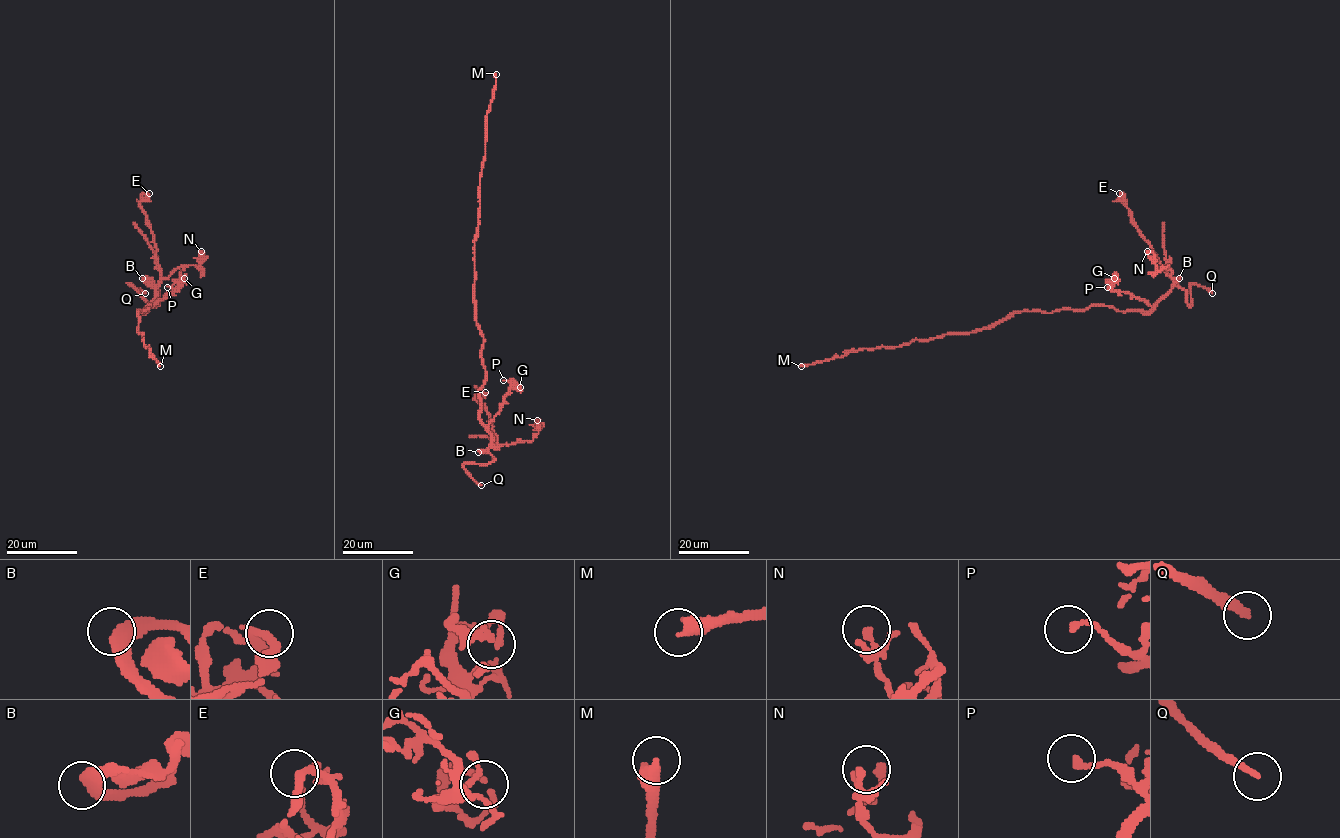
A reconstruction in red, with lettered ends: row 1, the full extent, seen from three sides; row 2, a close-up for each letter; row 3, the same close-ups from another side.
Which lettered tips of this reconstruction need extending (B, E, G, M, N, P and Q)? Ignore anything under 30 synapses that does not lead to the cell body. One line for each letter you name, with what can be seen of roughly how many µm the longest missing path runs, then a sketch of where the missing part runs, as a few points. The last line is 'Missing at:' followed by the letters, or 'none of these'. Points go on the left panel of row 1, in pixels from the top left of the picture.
M: Missing length about 170 µm
Q: Missing length about 10 µm. Course of what is missing: (145, 293), (179, 291)
Missing at: M, Q

